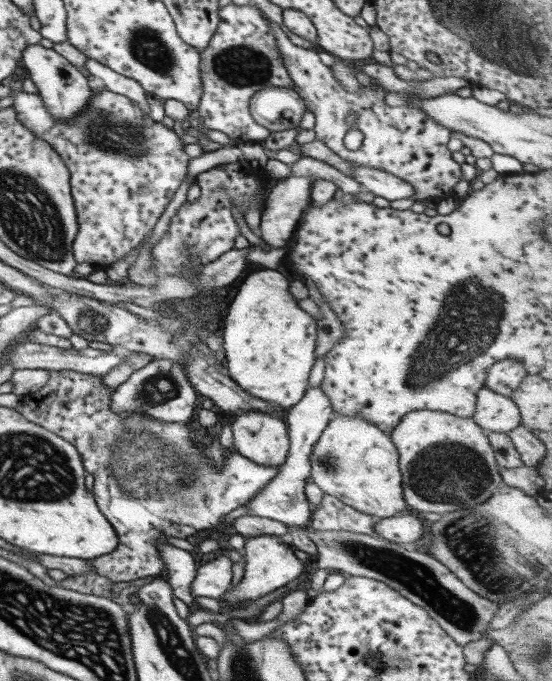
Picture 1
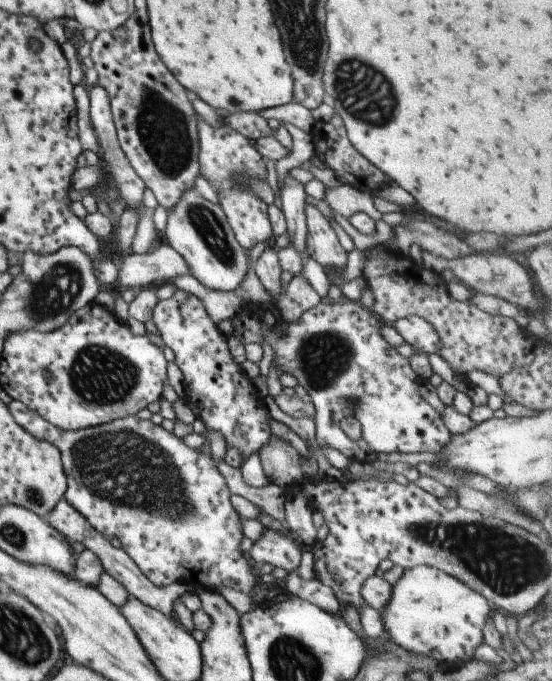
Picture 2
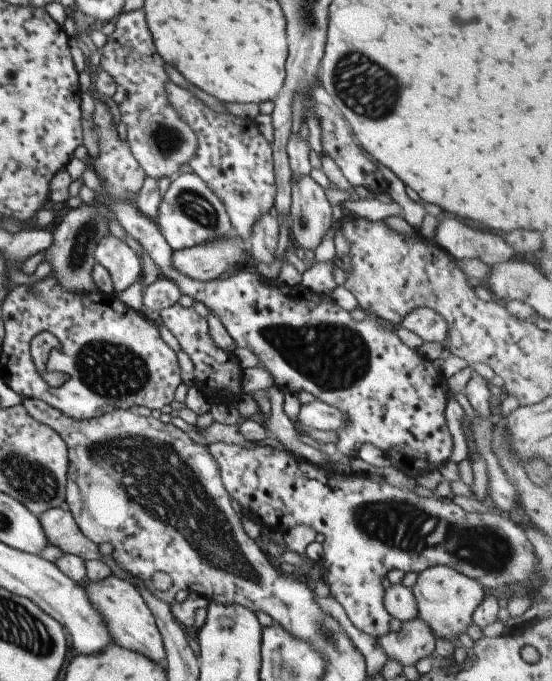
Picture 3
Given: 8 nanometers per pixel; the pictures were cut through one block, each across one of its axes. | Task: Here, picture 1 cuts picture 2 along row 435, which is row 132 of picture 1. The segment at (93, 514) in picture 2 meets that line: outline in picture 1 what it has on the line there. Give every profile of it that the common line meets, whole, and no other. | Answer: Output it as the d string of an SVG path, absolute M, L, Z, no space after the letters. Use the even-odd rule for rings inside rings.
M107 89L95 93L91 92L89 105L77 117L74 117L73 120L69 120L69 122L57 122L57 120L53 120L53 117L45 111L40 97L41 96L37 93L27 93L24 91L13 92L11 93L13 104L11 104L10 108L14 111L17 120L19 120L35 138L41 138L43 142L49 142L49 146L61 156L61 160L63 160L65 166L68 168L70 193L71 198L73 198L73 206L76 207L77 215L77 232L72 240L73 258L79 264L81 264L81 262L88 262L96 266L96 268L105 270L112 262L124 257L133 247L139 245L139 242L151 234L157 219L159 219L159 216L163 213L163 209L165 209L165 205L171 200L173 193L175 193L181 181L187 176L187 164L190 158L183 150L183 146L185 145L181 143L172 129L166 128L161 122L151 120L148 116L143 116L139 108L133 102L124 98L125 96L121 96L121 94L109 92Z

